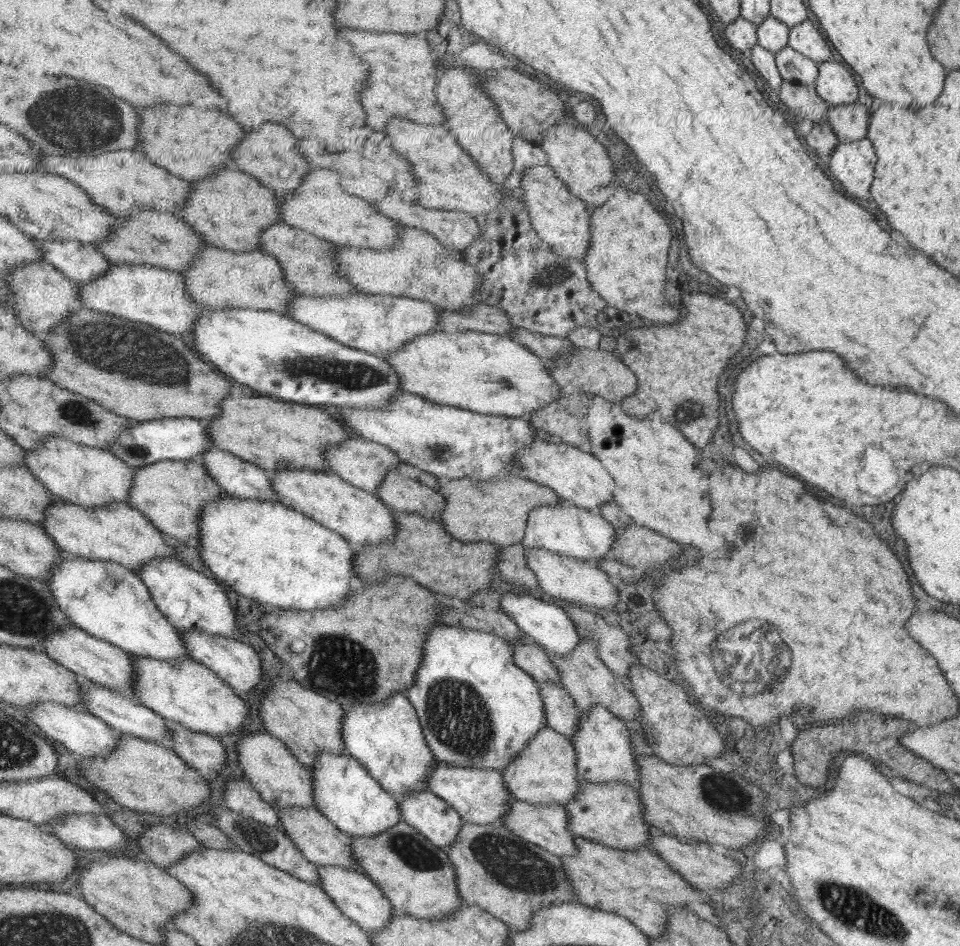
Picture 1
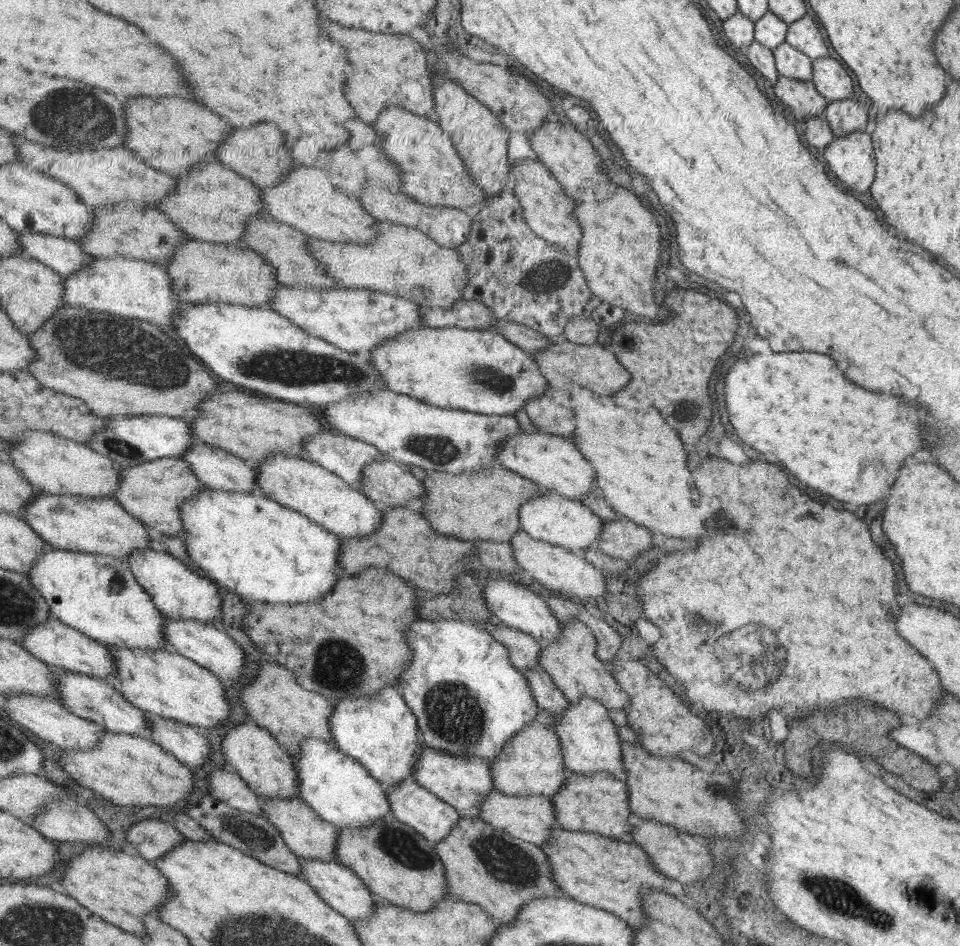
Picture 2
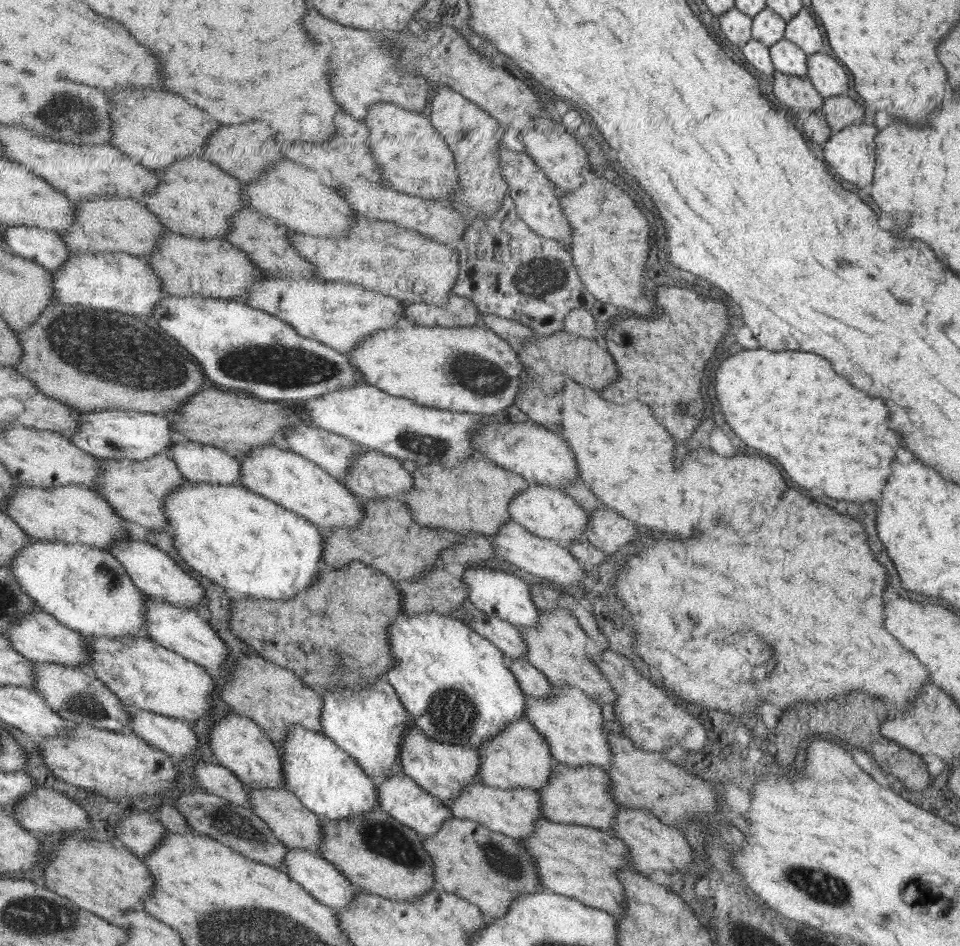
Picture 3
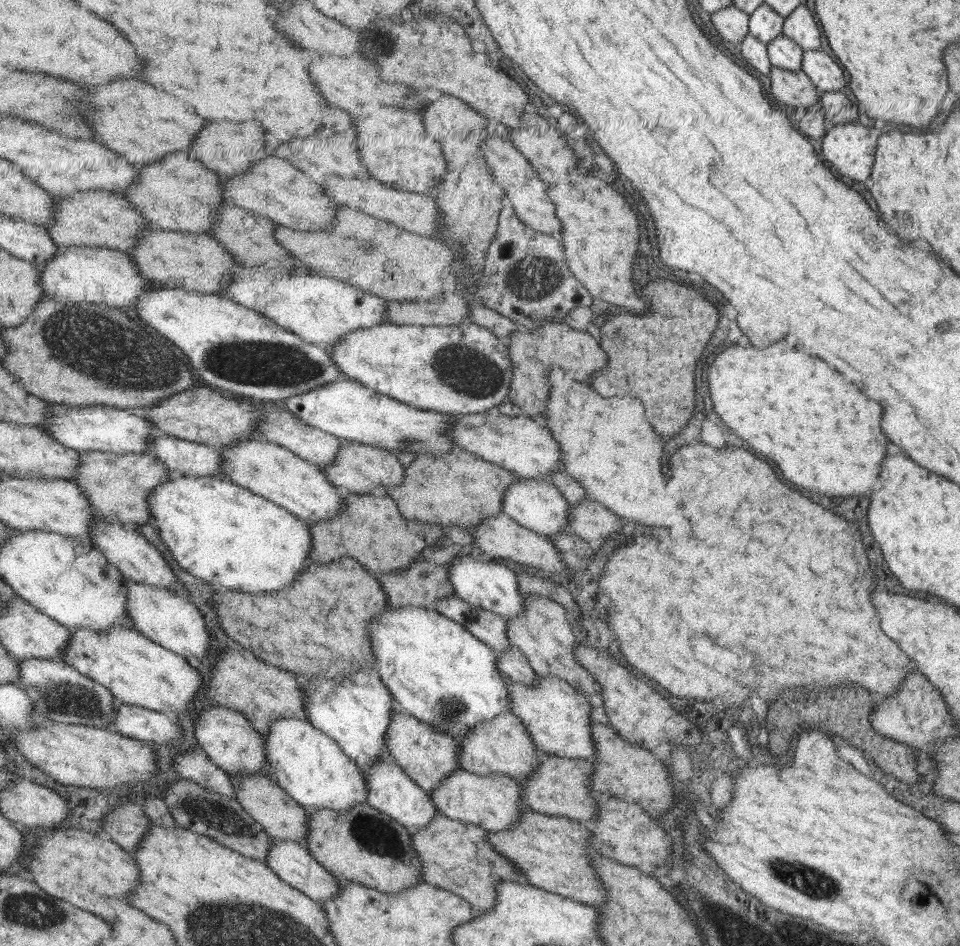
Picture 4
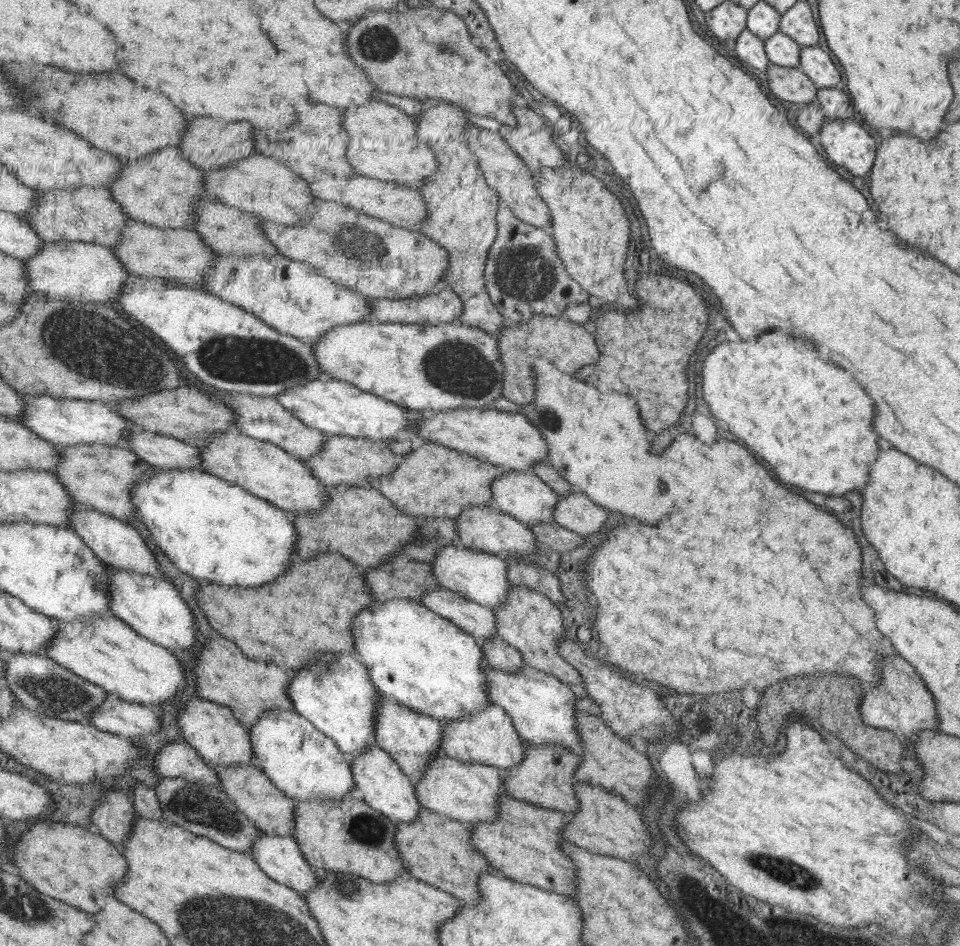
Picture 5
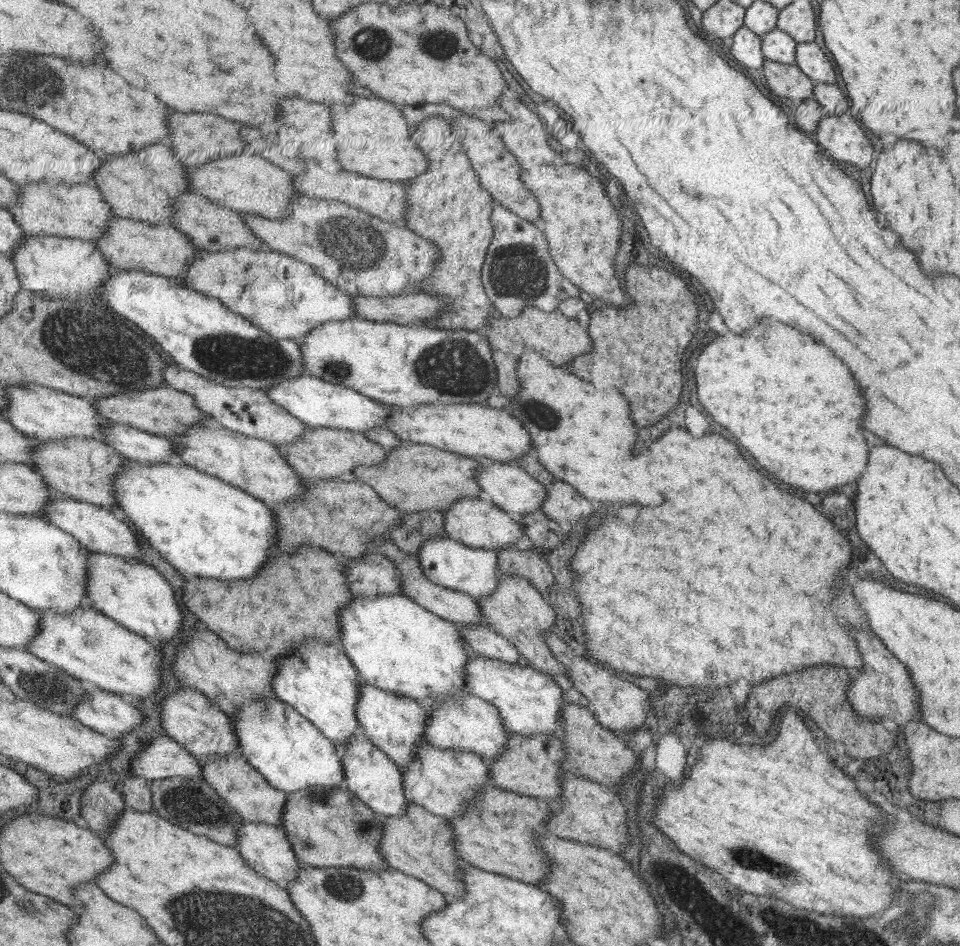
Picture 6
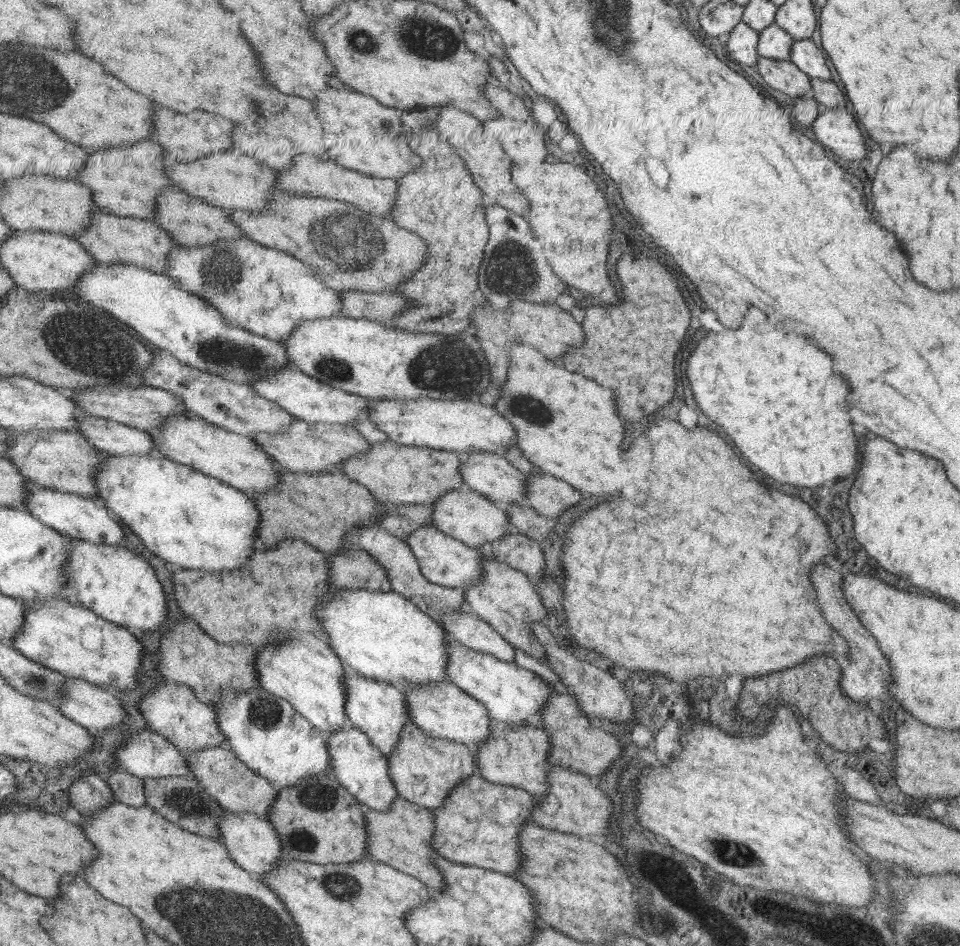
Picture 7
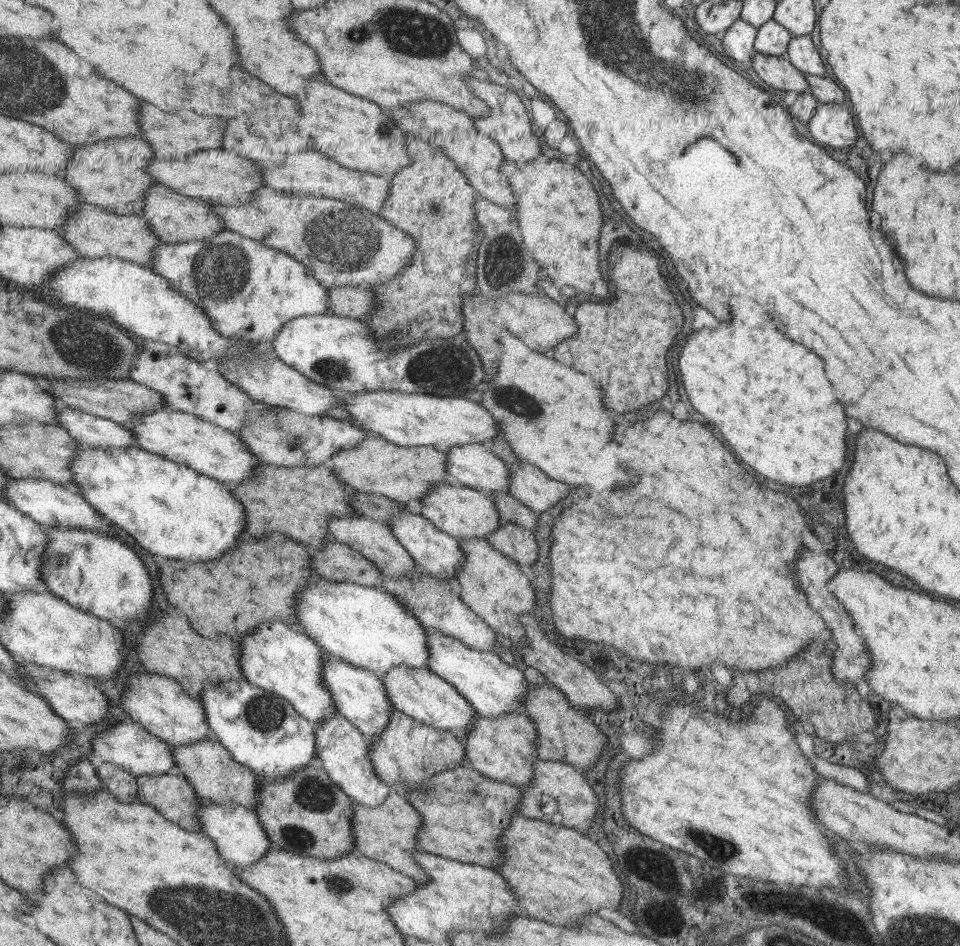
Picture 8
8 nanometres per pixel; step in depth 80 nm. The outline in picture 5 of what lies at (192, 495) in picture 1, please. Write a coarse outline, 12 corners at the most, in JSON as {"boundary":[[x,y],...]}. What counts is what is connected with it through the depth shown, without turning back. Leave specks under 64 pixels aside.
{"boundary":[[60,447],[73,502],[126,521],[153,468],[127,448]]}

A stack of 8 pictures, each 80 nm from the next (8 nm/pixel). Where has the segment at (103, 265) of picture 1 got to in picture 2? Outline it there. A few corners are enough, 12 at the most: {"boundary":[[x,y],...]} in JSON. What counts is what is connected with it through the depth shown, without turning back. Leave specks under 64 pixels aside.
{"boundary":[[17,231],[23,256],[63,277],[93,258],[74,239]]}

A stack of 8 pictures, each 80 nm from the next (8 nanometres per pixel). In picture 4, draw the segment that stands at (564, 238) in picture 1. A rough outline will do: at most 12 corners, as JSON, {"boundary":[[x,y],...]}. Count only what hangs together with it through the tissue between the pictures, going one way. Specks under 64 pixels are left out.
{"boundary":[[483,137],[481,156],[504,201],[533,230],[559,236],[545,182],[505,140]]}

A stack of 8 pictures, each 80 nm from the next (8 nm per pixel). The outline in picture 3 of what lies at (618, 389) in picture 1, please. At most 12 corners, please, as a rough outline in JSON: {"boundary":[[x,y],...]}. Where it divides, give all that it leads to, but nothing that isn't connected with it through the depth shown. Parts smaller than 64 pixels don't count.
{"boundary":[[533,337],[517,354],[529,376],[513,404],[559,426],[564,383],[597,392],[616,383],[593,338]]}

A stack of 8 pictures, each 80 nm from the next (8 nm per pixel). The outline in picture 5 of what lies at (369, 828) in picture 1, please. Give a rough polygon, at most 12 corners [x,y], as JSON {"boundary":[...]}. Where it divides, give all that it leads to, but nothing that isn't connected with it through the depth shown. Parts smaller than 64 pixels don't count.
{"boundary":[[297,714],[250,730],[252,764],[289,798],[356,796],[352,762]]}

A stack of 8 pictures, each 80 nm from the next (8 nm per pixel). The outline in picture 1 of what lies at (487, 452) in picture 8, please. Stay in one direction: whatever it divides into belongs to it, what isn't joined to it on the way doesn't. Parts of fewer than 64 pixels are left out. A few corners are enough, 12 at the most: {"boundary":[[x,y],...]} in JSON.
{"boundary":[[561,499],[532,508],[521,545],[597,567],[616,530]]}

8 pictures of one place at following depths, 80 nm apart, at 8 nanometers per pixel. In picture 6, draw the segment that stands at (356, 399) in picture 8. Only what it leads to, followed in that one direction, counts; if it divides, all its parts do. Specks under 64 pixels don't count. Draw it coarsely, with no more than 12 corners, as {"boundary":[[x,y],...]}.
{"boundary":[[486,404],[391,407],[406,444],[513,463],[522,420]]}

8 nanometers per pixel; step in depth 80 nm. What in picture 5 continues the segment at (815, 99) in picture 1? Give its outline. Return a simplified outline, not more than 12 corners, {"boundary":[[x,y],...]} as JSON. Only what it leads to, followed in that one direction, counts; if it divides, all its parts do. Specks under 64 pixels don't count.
{"boundary":[[768,63],[764,85],[803,106],[816,86],[798,67]]}

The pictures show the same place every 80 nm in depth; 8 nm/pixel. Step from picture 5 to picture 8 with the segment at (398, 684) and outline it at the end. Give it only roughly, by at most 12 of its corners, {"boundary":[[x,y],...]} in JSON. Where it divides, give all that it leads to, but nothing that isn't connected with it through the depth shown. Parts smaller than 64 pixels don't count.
{"boundary":[[320,575],[295,629],[381,678],[427,669],[425,626],[387,591]]}

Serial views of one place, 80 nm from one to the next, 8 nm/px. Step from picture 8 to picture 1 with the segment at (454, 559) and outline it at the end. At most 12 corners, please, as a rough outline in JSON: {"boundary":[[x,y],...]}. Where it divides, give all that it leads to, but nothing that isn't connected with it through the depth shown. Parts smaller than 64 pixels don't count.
{"boundary":[[529,591],[505,593],[499,606],[548,655],[580,641],[561,608]]}

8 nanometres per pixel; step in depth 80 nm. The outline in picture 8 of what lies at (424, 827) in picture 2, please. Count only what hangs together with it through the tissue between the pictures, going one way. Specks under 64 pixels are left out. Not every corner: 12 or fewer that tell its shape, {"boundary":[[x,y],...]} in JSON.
{"boundary":[[340,714],[314,725],[317,766],[353,801],[379,806],[369,736]]}

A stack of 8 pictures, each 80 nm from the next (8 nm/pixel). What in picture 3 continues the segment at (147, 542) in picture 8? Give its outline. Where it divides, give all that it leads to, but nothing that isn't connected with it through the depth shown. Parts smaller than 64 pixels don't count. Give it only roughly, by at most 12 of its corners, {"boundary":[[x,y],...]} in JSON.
{"boundary":[[243,486],[166,496],[183,562],[281,601],[324,567],[322,533]]}

